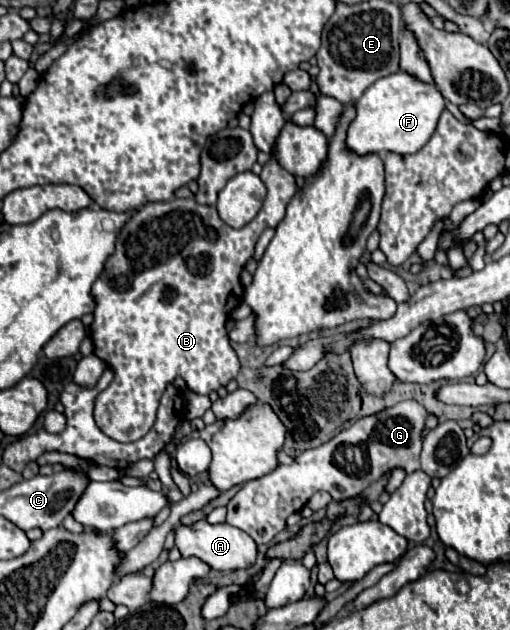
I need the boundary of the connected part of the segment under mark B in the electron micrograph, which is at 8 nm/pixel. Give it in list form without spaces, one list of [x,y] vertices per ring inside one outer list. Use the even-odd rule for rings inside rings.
[[[273,155],[271,161],[263,165],[259,177],[267,187],[265,203],[257,217],[239,231],[223,223],[215,207],[201,205],[193,197],[145,203],[135,209],[129,221],[125,221],[121,227],[115,241],[115,251],[109,255],[99,279],[91,289],[91,297],[95,301],[95,321],[91,325],[95,355],[115,369],[111,385],[99,393],[95,401],[95,421],[107,437],[121,443],[131,443],[145,437],[157,419],[159,399],[165,385],[177,375],[181,375],[189,389],[199,395],[209,395],[237,377],[241,365],[229,343],[225,323],[231,311],[243,303],[245,289],[241,285],[241,271],[253,257],[259,235],[269,227],[275,229],[275,225],[281,223],[285,209],[297,191],[293,175],[289,175]]]

